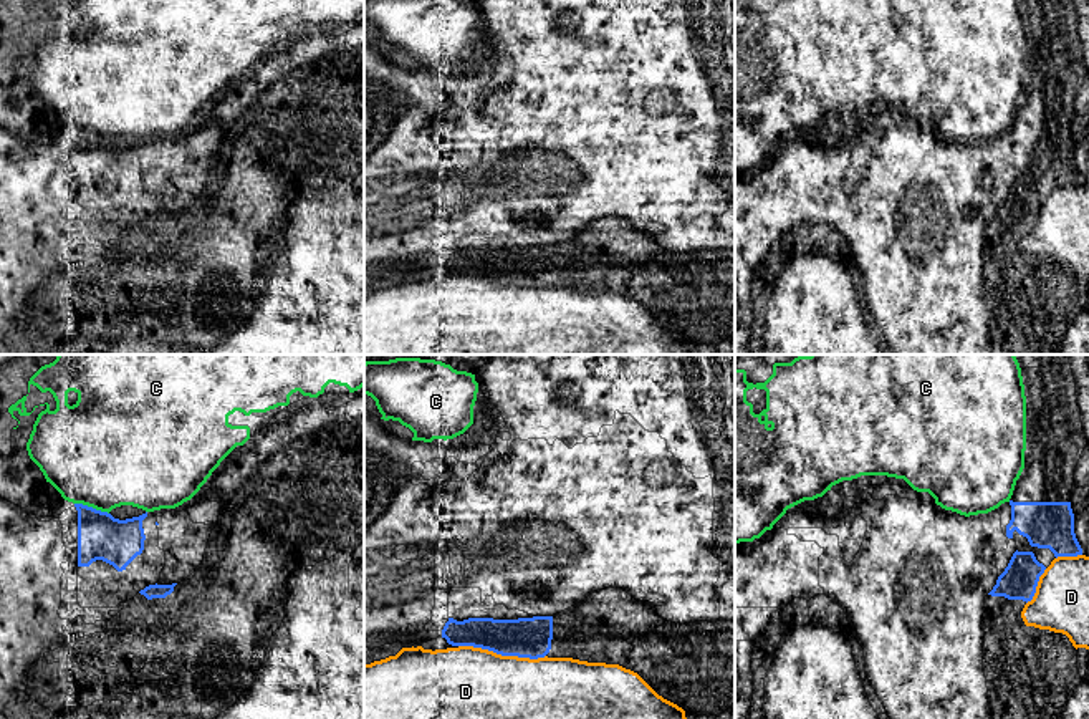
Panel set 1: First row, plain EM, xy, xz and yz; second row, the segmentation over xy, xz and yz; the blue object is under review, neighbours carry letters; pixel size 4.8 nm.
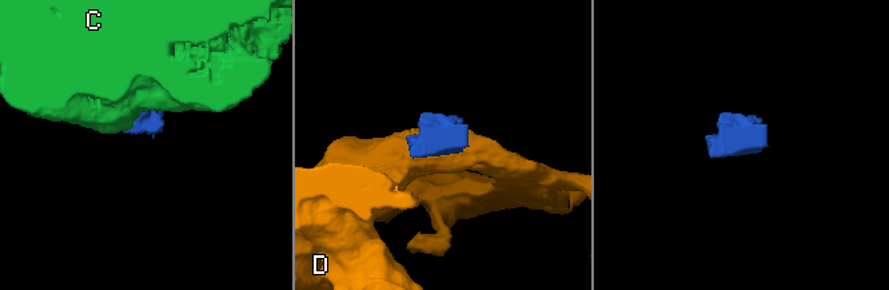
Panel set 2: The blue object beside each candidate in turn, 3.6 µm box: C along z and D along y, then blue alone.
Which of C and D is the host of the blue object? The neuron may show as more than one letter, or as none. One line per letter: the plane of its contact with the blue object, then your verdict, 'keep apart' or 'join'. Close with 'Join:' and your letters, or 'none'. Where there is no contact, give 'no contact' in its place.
C: meets blue in xy; keep apart
D: meets blue in xz; keep apart
Join: none

